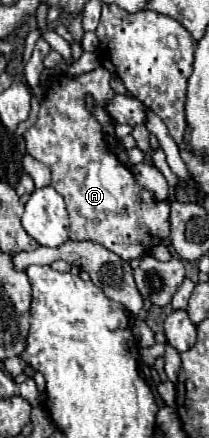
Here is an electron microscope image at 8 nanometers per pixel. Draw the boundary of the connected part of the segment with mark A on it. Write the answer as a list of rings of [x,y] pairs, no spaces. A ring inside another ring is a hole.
[[[99,66],[87,74],[81,74],[77,78],[67,78],[67,76],[57,78],[41,102],[37,122],[25,132],[23,140],[25,140],[27,152],[35,160],[39,160],[51,168],[51,174],[53,174],[51,186],[65,198],[65,204],[67,204],[67,212],[69,212],[69,220],[71,220],[69,238],[71,240],[91,240],[91,242],[101,244],[103,248],[115,252],[123,260],[133,260],[133,258],[141,258],[143,254],[151,252],[151,248],[157,246],[159,242],[169,244],[169,204],[157,202],[155,196],[135,180],[131,170],[115,158],[115,154],[109,150],[109,146],[105,142],[101,124],[89,114],[89,110],[85,106],[85,94],[93,94],[95,102],[107,102],[107,98],[111,98],[111,94],[115,94],[111,90],[109,82],[111,82],[111,72],[105,70],[103,66]]]

